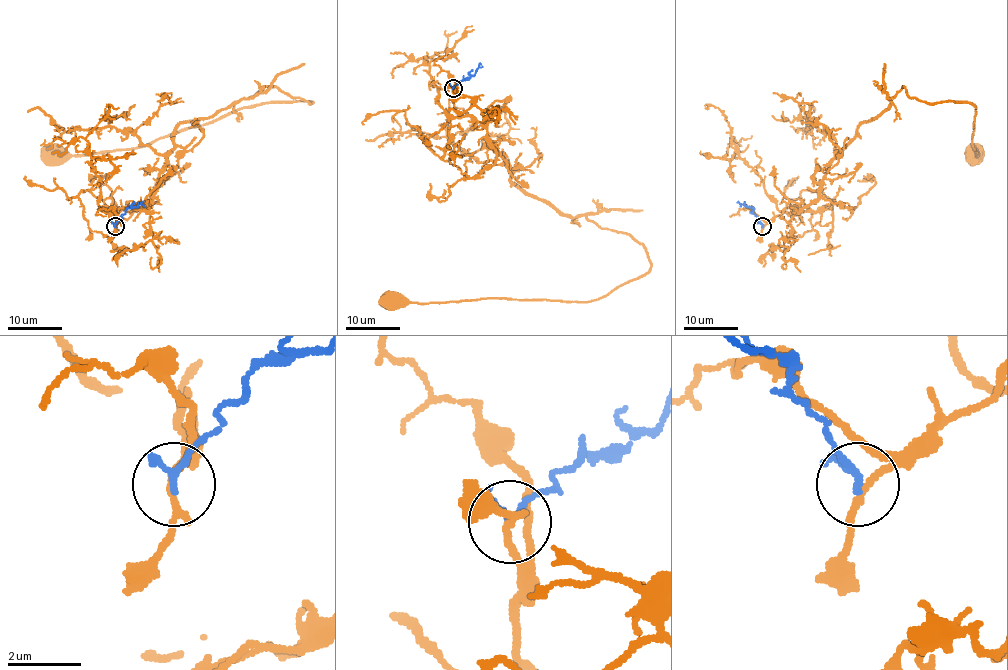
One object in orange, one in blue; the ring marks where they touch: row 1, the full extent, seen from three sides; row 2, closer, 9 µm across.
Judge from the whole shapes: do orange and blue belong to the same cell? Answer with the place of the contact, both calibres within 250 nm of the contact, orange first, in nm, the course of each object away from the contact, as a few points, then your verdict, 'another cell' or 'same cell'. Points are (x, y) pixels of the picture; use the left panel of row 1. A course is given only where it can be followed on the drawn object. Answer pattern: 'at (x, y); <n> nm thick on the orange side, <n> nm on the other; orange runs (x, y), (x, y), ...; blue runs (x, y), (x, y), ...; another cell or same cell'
at (115, 226); 130 nm thick on the orange side, 150 nm on the other; orange runs (115, 227), (120, 208), (149, 207), (181, 123), (265, 87), (312, 103), (238, 108), (142, 146), (54, 153); blue runs (115, 226), (126, 211), (142, 201); another cell

